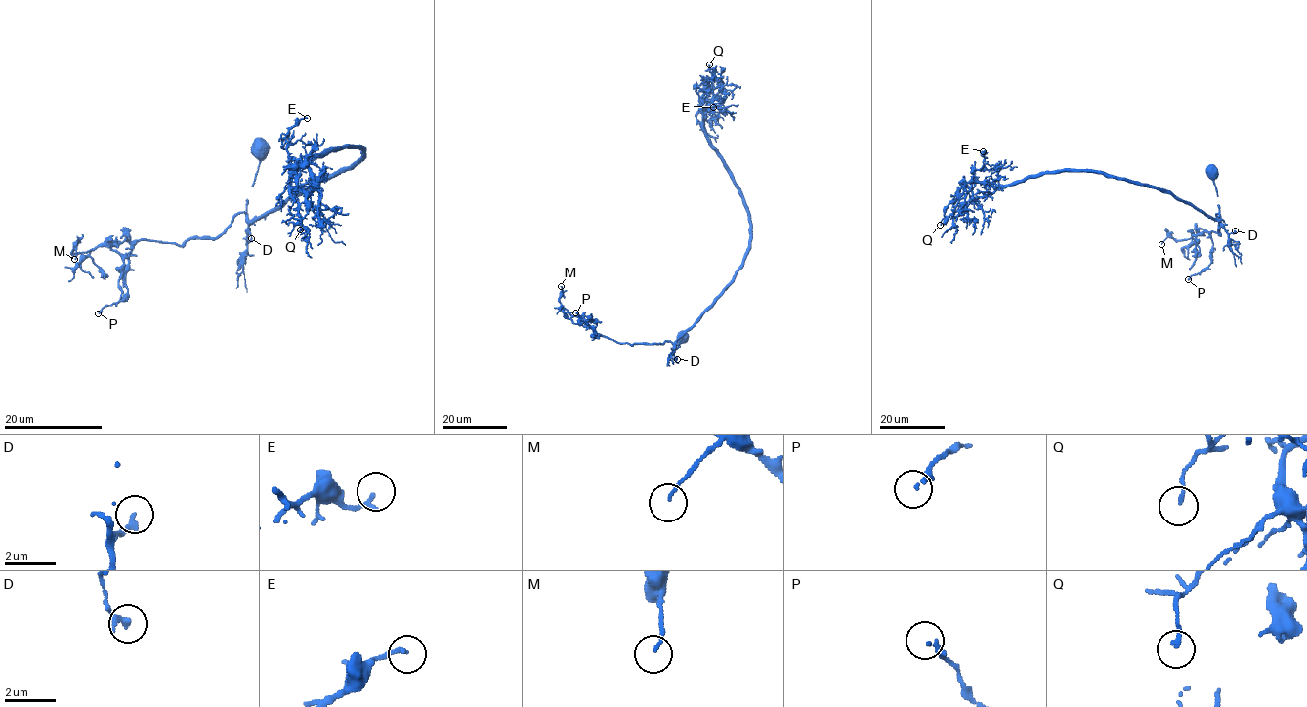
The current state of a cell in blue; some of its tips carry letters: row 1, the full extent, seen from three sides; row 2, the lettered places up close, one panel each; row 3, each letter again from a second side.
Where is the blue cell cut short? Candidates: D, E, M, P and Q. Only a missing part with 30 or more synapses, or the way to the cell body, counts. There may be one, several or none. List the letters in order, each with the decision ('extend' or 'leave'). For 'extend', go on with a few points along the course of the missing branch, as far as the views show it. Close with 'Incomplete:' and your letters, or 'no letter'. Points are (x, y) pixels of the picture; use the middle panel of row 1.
D: leave
E: leave
M: leave
P: leave
Q: leave
Incomplete: no letter

